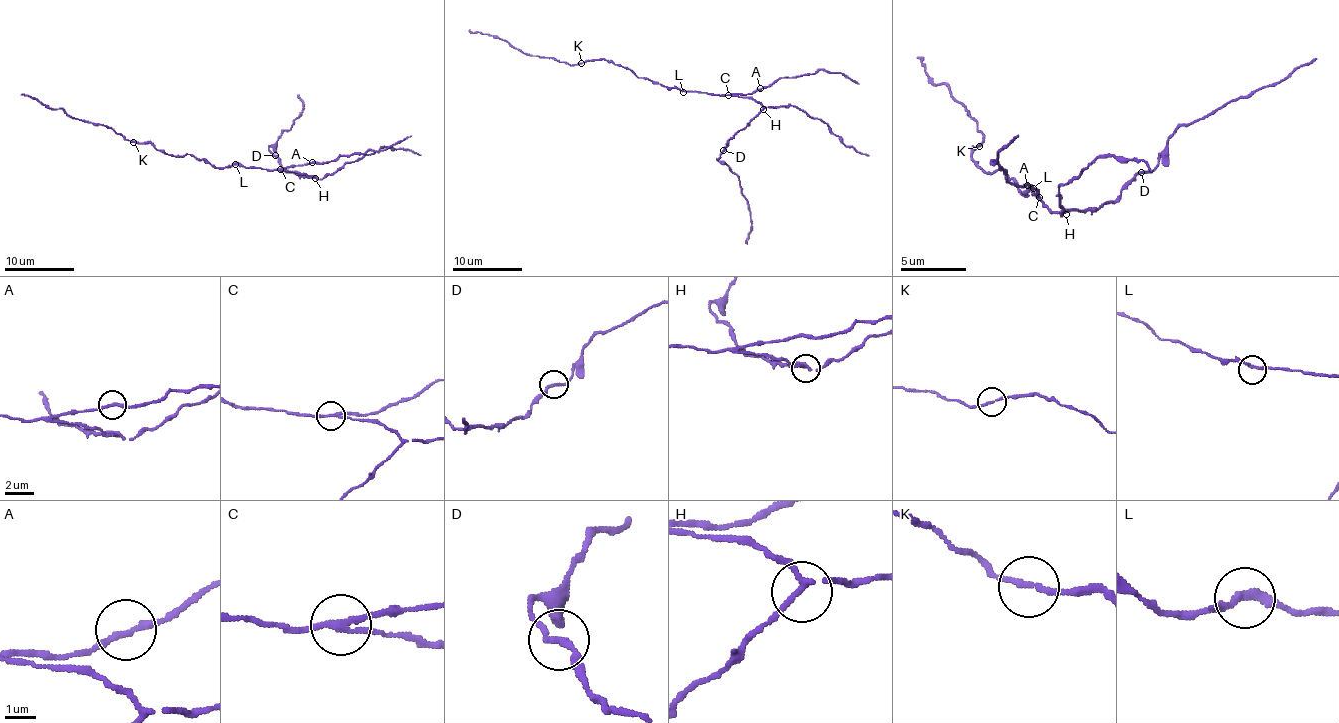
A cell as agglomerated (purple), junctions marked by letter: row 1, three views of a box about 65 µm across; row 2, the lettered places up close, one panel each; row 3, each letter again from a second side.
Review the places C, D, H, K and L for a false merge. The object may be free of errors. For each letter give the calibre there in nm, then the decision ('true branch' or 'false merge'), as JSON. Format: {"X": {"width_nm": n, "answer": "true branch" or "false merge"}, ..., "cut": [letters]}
{"C": {"width_nm": 170, "answer": "false merge"}, "D": {"width_nm": 190, "answer": "true branch"}, "H": {"width_nm": 160, "answer": "true branch"}, "K": {"width_nm": 160, "answer": "true branch"}, "L": {"width_nm": 200, "answer": "true branch"}, "cut": ["C"]}

